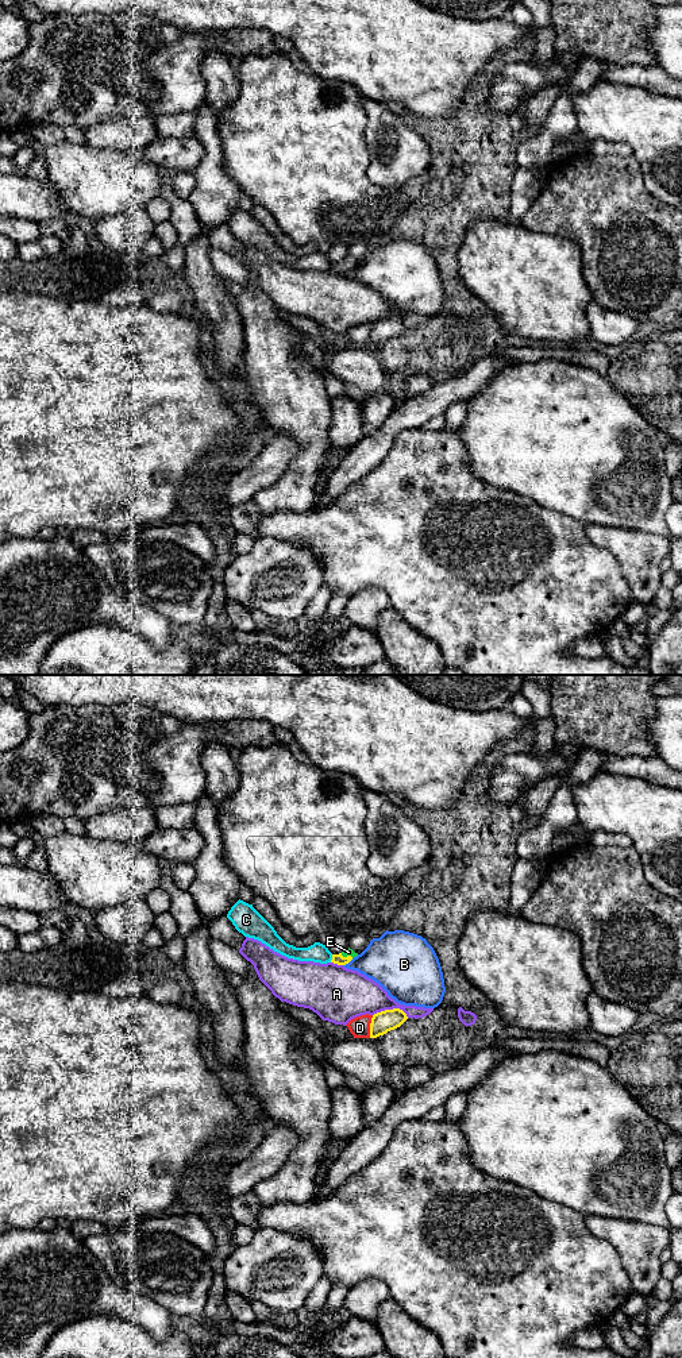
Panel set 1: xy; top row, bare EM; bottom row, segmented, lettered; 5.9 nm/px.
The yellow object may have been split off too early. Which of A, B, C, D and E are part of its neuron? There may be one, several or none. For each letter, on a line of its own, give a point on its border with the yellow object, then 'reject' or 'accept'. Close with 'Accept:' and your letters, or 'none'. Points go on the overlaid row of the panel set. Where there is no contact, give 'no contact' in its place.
A: contact xy (390, 1010); reject
B: contact xy (347, 963); reject
C: contact xy (332, 959); reject
D: contact xy (370, 1026); reject
E: contact xy (347, 956); accept
Accept: E

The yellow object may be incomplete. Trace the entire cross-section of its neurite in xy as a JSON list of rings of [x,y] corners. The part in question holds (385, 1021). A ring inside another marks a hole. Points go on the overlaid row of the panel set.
[[[400,1008],[385,1010],[374,1014],[370,1023],[370,1038],[377,1038],[400,1027],[406,1019],[406,1014]]]

